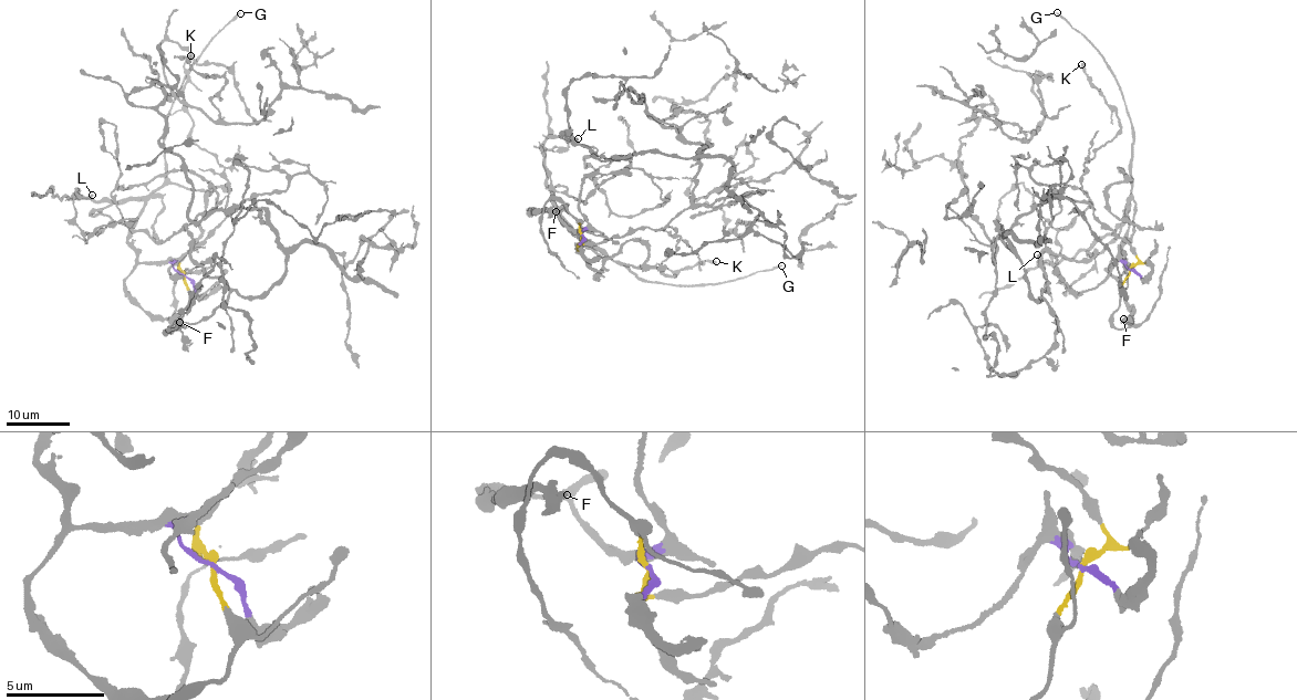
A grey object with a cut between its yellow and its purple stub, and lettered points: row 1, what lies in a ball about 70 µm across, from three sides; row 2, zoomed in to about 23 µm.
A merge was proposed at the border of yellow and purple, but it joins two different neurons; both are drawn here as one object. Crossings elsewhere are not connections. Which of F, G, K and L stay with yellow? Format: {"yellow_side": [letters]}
{"yellow_side": ["K", "L"]}

